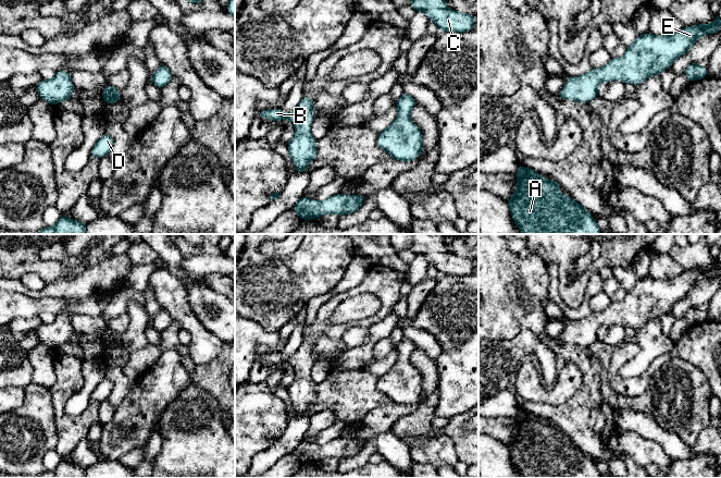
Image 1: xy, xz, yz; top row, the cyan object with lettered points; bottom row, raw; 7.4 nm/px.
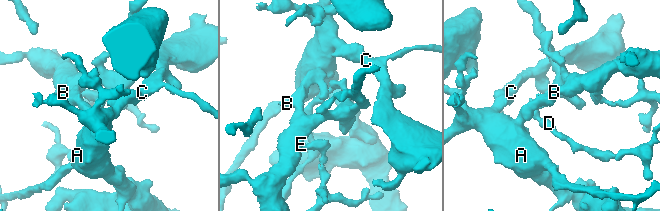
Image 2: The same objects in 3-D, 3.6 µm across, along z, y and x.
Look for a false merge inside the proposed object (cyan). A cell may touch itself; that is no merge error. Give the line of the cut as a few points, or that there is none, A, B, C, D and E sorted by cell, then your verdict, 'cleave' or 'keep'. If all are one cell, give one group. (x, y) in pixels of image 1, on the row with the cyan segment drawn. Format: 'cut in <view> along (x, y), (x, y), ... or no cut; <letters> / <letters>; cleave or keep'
no cut; A B C D E; keep

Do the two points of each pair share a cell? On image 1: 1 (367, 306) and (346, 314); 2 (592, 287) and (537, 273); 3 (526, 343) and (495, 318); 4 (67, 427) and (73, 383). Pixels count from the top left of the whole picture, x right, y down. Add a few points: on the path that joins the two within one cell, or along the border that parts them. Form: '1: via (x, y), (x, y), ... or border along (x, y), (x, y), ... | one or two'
1: via (361, 306), (351, 309) | one
2: border along (545, 265), (548, 277), (549, 298) | two
3: border along (542, 334), (521, 331), (512, 339), (492, 341) | two
4: via (61, 416), (60, 396), (62, 394) | one

